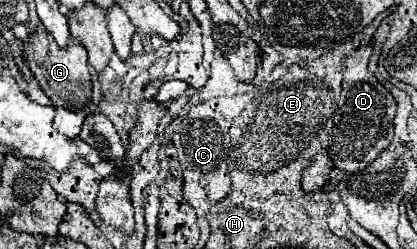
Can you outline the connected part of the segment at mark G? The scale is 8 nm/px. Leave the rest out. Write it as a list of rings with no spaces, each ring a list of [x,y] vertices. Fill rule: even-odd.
[[[40,27],[36,35],[30,35],[30,39],[24,43],[24,59],[32,69],[32,75],[40,83],[42,91],[52,99],[52,103],[64,109],[82,111],[92,103],[92,75],[88,67],[86,49],[70,39],[70,45],[66,49],[60,49],[56,41],[52,41],[52,35]]]

